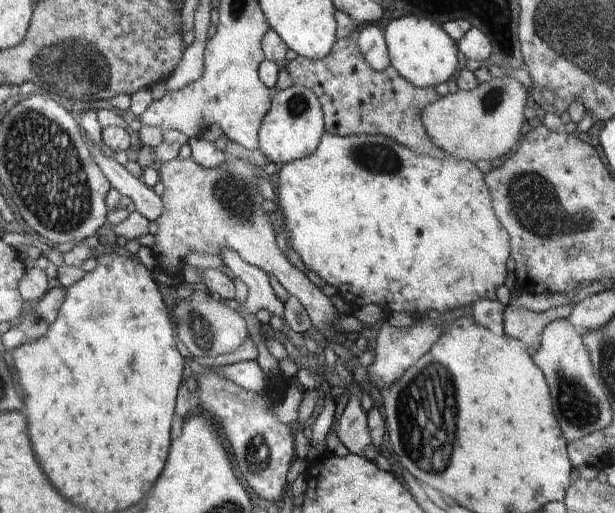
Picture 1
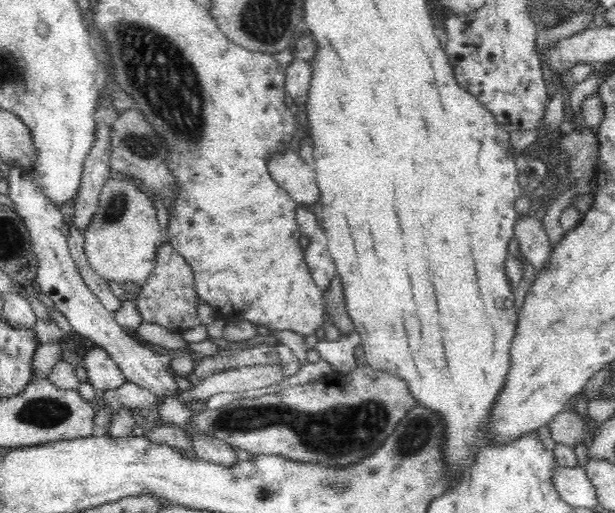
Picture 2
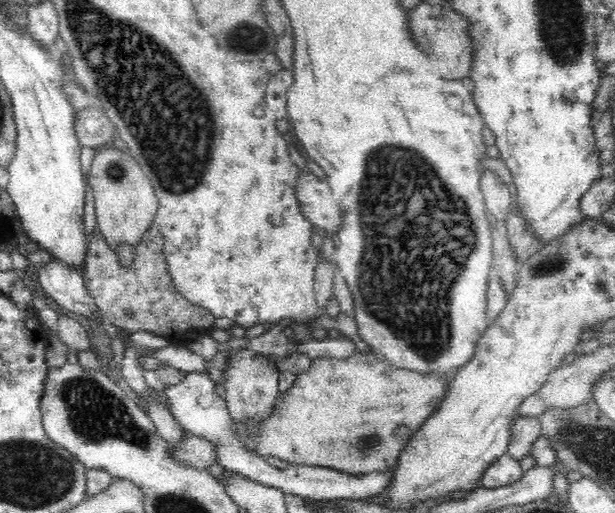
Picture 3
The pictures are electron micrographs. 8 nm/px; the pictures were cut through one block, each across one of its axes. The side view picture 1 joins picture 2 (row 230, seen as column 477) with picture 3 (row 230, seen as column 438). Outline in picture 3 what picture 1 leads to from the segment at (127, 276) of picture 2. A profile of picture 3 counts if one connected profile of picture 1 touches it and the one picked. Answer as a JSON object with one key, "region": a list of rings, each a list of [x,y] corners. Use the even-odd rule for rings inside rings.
{"region":[[[114,146],[95,150],[89,172],[89,183],[94,193],[96,227],[114,251],[119,245],[136,247],[147,230],[153,227],[159,208],[159,199],[142,167],[130,151],[124,153]]]}

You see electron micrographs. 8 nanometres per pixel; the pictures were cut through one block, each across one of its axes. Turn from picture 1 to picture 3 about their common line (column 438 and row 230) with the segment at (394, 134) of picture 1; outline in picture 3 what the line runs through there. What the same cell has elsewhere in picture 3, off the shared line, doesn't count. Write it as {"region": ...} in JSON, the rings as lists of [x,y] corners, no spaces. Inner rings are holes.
{"region":[[[97,227],[88,236],[88,250],[82,273],[88,292],[95,298],[100,313],[125,331],[154,331],[169,342],[187,344],[195,338],[210,334],[216,318],[206,308],[190,302],[176,290],[168,272],[163,237],[156,227],[150,227],[135,247],[134,260],[129,265],[120,263],[108,241]]]}

